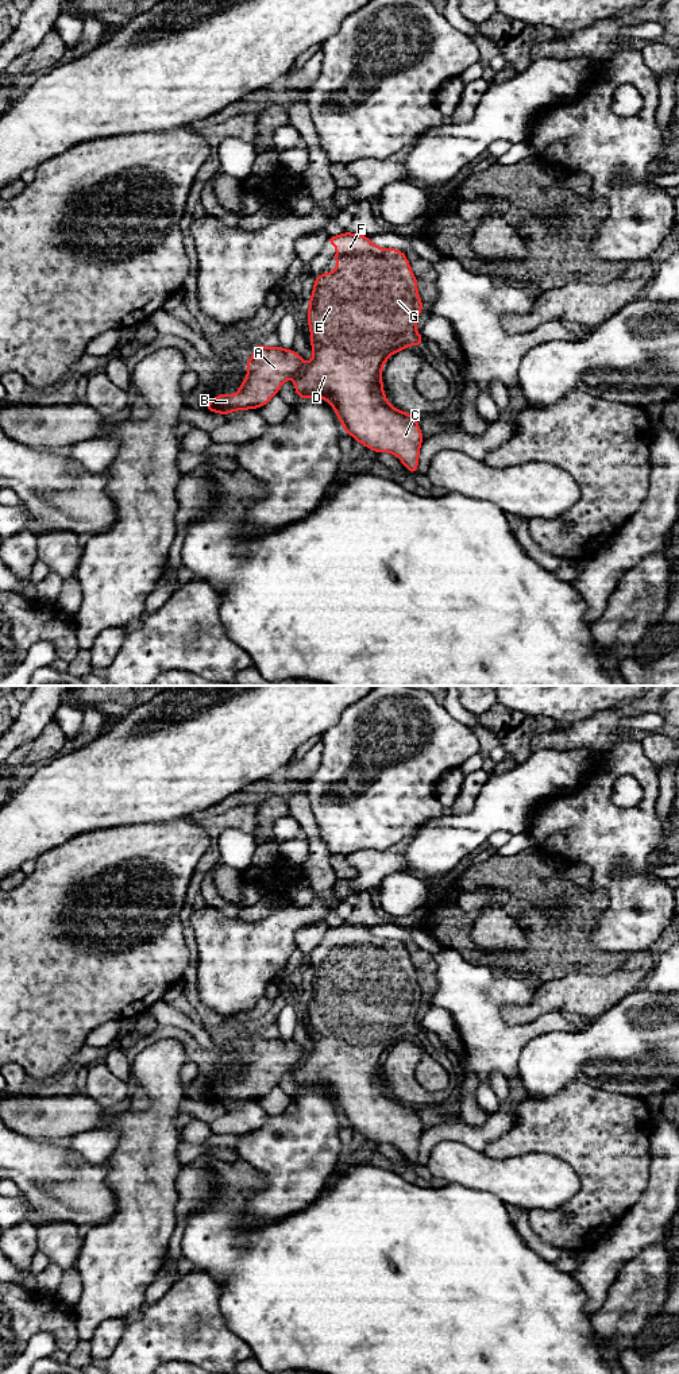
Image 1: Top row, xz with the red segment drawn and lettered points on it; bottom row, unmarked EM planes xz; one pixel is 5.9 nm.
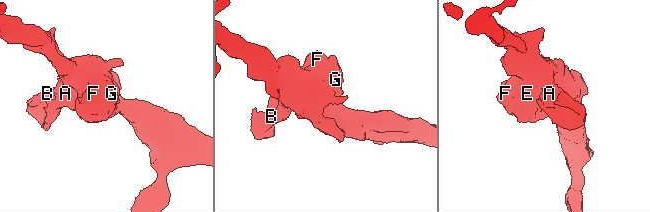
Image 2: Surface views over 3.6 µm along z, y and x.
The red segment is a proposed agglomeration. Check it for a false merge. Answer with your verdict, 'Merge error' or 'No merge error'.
No merge error

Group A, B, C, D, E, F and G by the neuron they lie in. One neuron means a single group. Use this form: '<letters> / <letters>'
A B C D E F G

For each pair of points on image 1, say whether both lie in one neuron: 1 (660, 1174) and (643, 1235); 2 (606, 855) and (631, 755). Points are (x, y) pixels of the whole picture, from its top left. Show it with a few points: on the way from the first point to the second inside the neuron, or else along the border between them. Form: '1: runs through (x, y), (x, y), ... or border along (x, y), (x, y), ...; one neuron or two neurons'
1: runs through (660, 1189), (660, 1201), (647, 1220); one neuron
2: runs through (629, 830), (645, 813), (648, 805), (648, 779); one neuron

